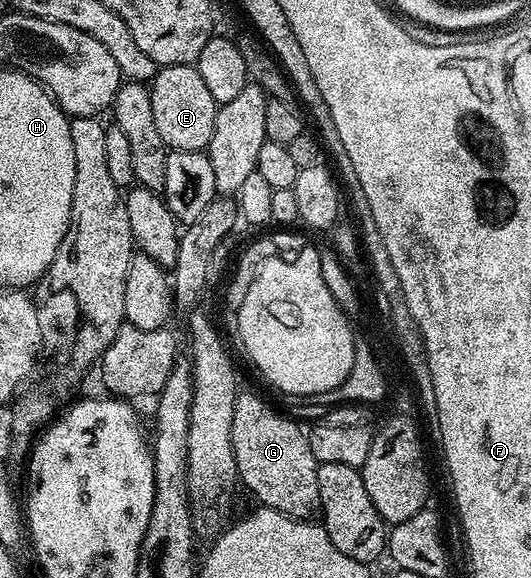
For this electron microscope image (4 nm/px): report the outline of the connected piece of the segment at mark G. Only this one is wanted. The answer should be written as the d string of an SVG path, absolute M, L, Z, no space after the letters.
M243 391L236 402L236 410L232 410L232 450L236 454L236 466L238 467L238 478L241 487L246 487L252 495L258 499L257 503L263 508L271 508L285 516L291 516L294 520L313 521L315 517L321 513L322 503L320 502L320 482L318 481L318 460L312 454L312 446L310 445L309 435L297 424L294 420L289 420L286 416L281 416L276 409L270 404L265 404L258 396L253 396L252 393Z

